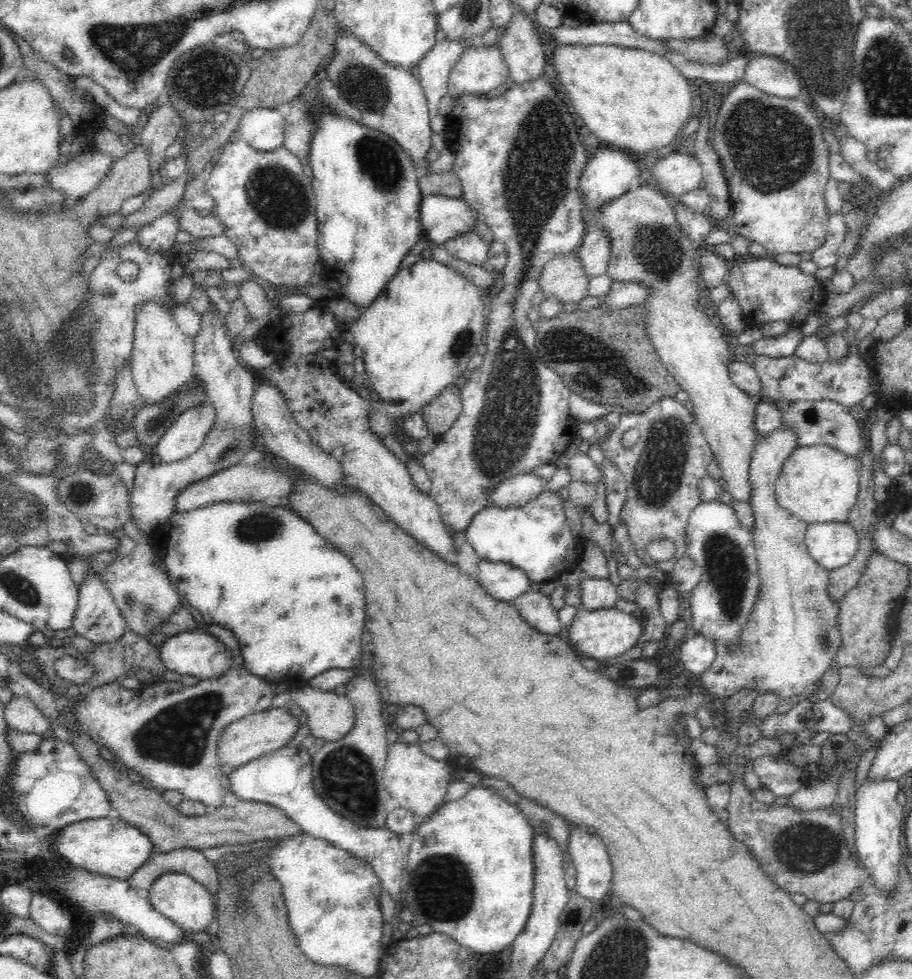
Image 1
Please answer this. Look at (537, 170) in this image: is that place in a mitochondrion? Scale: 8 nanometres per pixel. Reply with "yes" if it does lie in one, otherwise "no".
yes

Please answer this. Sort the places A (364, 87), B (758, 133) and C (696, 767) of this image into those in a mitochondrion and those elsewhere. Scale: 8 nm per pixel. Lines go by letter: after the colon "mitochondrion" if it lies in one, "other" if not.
A: mitochondrion
B: mitochondrion
C: other

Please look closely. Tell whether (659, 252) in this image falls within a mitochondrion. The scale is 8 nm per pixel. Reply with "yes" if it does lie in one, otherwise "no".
yes

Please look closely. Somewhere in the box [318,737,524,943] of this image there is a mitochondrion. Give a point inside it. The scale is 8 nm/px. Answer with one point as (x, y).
(451, 895)

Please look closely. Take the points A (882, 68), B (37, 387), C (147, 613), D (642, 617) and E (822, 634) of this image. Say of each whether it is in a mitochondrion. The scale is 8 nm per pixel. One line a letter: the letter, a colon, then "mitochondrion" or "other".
A: mitochondrion
B: mitochondrion
C: mitochondrion
D: other
E: mitochondrion

